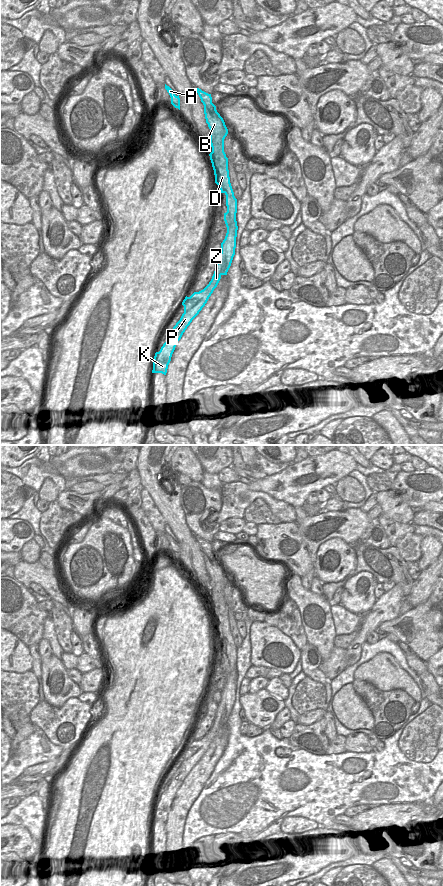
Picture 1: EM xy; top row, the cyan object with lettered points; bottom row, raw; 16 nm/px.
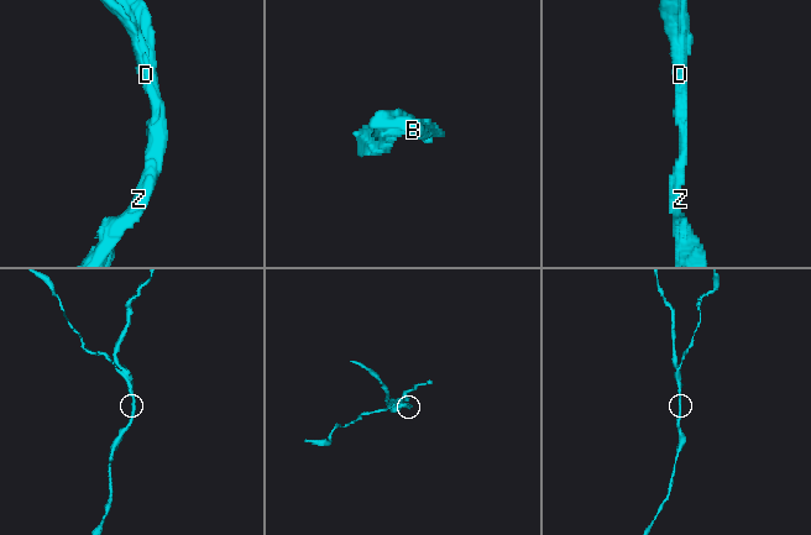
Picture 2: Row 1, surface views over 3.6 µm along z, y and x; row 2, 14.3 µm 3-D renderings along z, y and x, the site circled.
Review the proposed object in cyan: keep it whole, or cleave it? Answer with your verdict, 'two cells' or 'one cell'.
two cells

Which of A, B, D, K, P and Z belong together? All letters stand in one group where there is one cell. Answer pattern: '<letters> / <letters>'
A / B D K P Z

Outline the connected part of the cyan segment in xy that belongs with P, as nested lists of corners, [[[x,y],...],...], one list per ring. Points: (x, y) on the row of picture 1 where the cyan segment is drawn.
[[[196,88],[201,102],[204,105],[206,123],[210,129],[210,143],[212,152],[209,154],[215,175],[215,183],[219,186],[221,193],[226,195],[227,212],[224,213],[224,221],[227,227],[225,239],[221,243],[221,253],[218,257],[216,268],[209,284],[201,291],[194,292],[190,297],[185,297],[182,302],[184,313],[180,320],[173,327],[168,340],[163,344],[159,352],[155,353],[152,373],[162,373],[166,375],[168,365],[177,342],[190,325],[192,320],[199,314],[207,303],[209,297],[217,287],[221,276],[227,275],[235,255],[237,237],[237,199],[230,183],[228,158],[224,152],[224,139],[228,134],[228,129],[223,118],[212,103],[211,94]]]

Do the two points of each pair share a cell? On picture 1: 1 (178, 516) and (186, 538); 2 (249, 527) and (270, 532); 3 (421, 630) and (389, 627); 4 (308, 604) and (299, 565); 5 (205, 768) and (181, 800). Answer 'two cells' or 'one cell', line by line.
1: one cell
2: two cells
3: one cell
4: two cells
5: one cell

